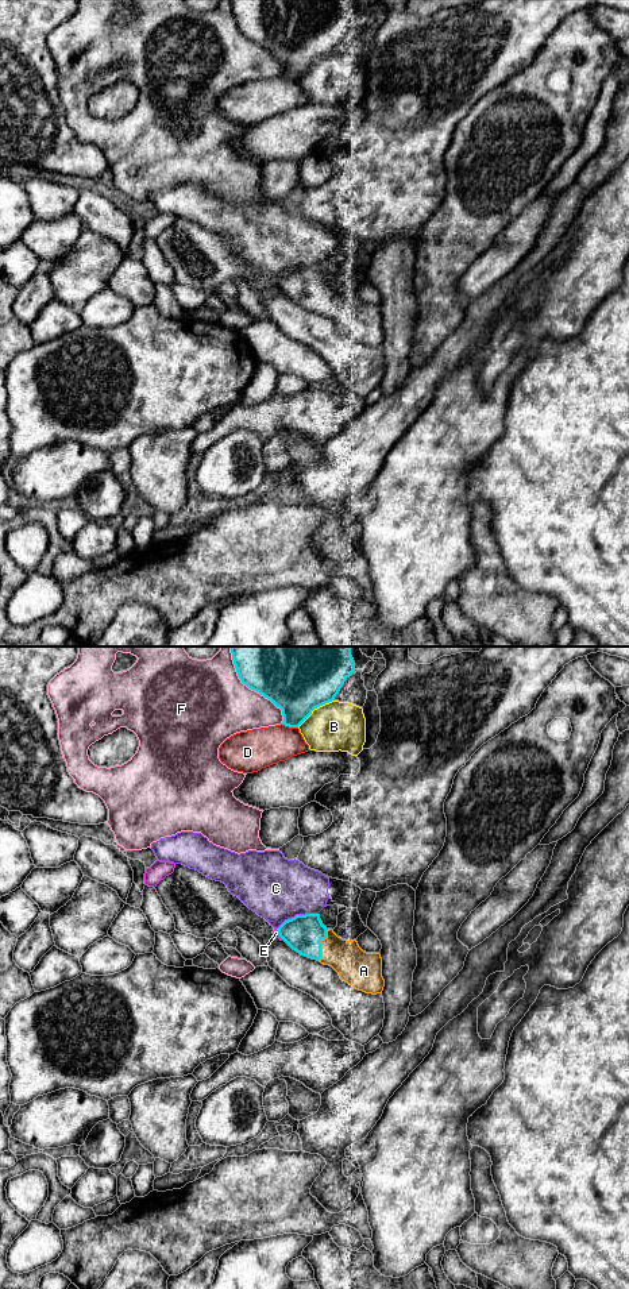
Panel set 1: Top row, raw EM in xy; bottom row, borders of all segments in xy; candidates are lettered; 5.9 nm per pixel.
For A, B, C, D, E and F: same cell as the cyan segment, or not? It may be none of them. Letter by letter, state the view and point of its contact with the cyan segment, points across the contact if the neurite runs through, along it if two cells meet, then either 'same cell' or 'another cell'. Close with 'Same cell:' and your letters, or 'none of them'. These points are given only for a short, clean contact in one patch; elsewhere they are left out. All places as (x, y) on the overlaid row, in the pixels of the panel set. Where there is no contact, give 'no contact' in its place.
A: meets cyan in xy at (320, 944); runs through xy (303, 933), (320, 944), (344, 956), (355, 967); same cell
B: meets cyan in xy at (315, 707); another cell
C: meets cyan in xy at (297, 915); another cell
D: meets cyan in xy at (289, 726); border along xy (281, 724), (297, 728); another cell
E: meets cyan in xy at (278, 933); border along xy (276, 929), (284, 940); another cell
F: meets cyan in xy at (250, 687); another cell
Same cell: A

